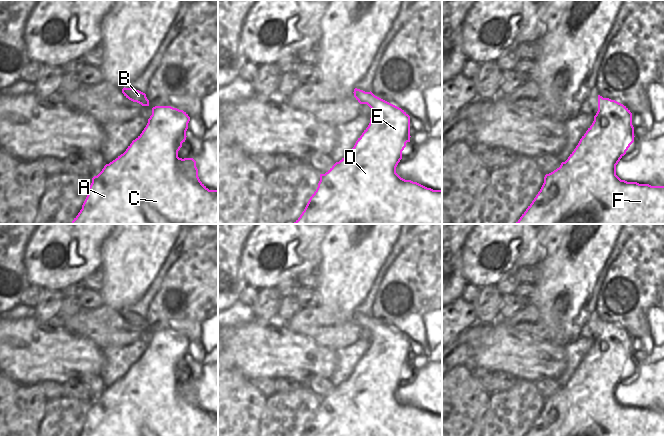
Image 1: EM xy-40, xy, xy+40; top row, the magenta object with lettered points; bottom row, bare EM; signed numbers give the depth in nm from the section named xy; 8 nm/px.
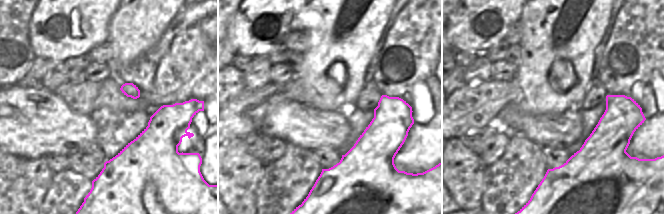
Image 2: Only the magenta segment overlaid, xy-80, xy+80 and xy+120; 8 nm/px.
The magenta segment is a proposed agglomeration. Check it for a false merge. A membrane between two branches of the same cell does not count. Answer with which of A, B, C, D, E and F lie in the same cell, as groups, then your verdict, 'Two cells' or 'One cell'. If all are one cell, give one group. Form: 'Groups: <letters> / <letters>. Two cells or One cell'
Groups: A B C D E F. One cell

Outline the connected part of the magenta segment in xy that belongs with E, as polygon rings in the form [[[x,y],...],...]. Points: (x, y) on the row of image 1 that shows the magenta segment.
[[[355,88],[353,93],[360,104],[367,104],[372,109],[370,123],[350,153],[325,174],[320,174],[316,191],[294,224],[442,224],[442,190],[433,190],[417,182],[405,180],[396,173],[402,151],[406,143],[410,142],[410,116],[371,91]]]

